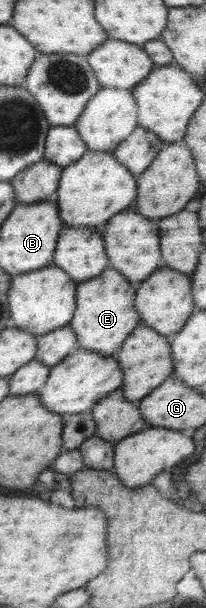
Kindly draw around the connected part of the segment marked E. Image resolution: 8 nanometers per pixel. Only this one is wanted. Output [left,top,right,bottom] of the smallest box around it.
[67,268,141,357]

